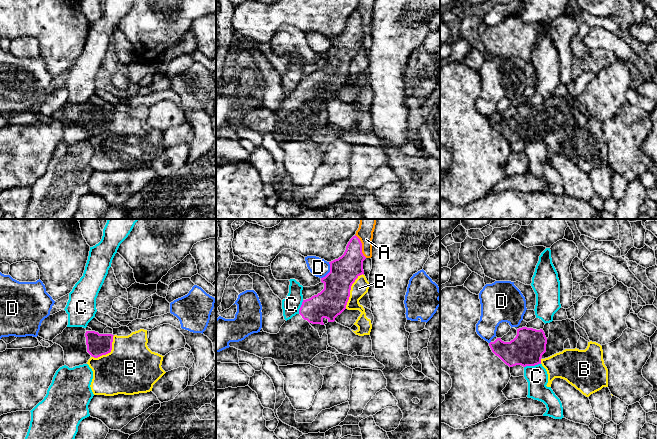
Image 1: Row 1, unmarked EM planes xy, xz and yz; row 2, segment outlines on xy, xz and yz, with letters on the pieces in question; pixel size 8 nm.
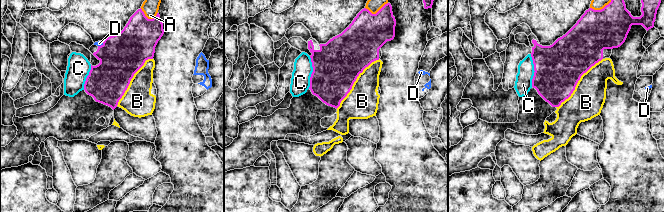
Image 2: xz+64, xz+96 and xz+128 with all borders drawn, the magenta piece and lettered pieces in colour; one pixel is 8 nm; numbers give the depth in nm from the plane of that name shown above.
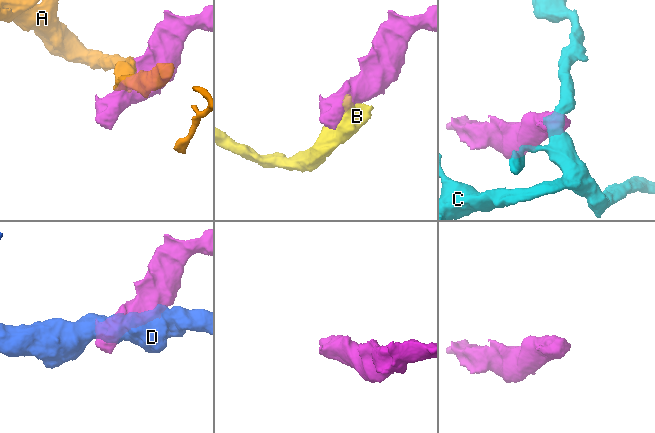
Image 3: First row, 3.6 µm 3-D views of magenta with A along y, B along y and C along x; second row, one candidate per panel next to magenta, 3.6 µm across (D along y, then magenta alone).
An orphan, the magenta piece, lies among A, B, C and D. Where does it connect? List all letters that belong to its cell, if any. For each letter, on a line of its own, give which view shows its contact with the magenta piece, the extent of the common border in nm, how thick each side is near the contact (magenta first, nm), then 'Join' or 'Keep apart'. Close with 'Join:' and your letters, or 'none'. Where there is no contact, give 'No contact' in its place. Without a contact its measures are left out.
A: Touches magenta in xz. Shared border 220 nm. Thickness 220 nm (magenta) against 130 nm. Keep apart
B: Touches magenta in xz. Shared border 320 nm. Thickness 240 nm (magenta) against 140 nm. Keep apart
C: Touches magenta in yz. Shared border 140 nm. Thickness 280 nm (magenta) against 170 nm. Keep apart
D: Touches magenta in xz. Shared border 150 nm. Thickness 240 nm (magenta) against 150 nm. Keep apart
Join: none

